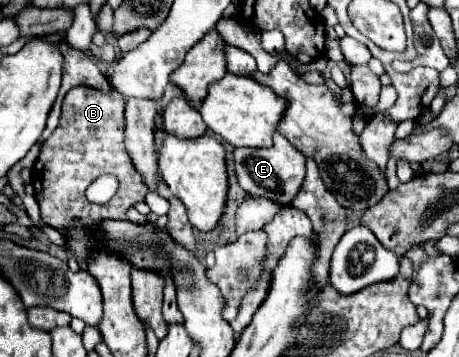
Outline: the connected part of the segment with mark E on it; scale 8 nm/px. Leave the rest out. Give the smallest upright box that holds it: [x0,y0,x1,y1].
[234,133,304,203]

